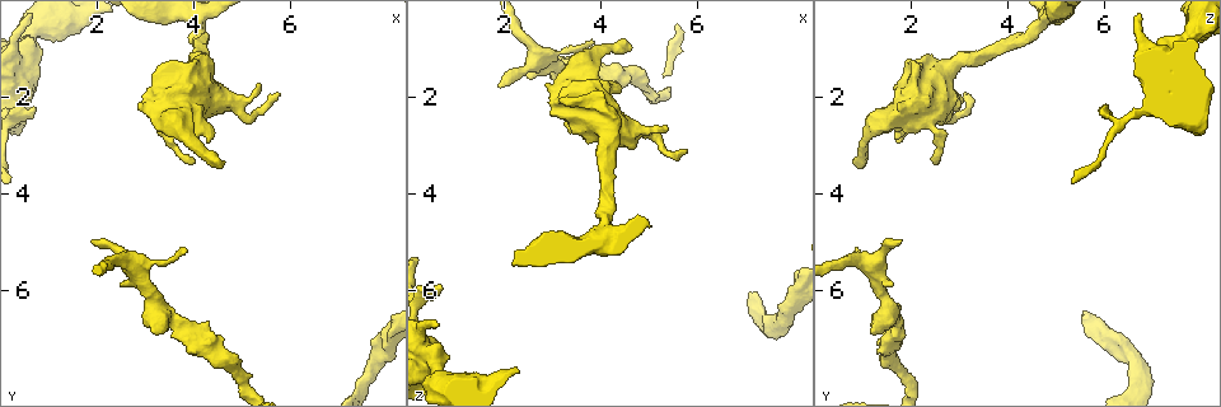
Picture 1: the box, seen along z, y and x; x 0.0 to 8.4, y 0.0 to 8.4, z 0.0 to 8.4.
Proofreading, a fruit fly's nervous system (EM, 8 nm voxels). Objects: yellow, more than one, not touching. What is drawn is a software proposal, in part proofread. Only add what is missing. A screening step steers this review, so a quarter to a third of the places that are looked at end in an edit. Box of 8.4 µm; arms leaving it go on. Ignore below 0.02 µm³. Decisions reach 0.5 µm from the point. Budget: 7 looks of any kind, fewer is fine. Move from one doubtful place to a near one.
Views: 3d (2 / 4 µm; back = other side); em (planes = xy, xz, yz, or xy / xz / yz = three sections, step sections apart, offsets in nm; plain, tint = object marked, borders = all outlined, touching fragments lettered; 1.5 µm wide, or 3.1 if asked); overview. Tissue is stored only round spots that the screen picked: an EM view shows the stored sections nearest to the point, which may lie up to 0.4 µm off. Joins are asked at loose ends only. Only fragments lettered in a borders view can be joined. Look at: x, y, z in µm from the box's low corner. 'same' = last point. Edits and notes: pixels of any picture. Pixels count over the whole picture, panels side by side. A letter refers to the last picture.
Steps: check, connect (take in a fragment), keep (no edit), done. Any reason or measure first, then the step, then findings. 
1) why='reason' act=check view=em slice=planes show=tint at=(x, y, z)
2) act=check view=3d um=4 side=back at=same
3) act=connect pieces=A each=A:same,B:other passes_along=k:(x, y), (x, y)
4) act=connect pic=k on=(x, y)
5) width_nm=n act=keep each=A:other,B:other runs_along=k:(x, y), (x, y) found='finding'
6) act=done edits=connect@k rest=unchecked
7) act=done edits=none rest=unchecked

why='an open end' act=check view=3d um=4 at=(1.90, 5.00, 1.80)

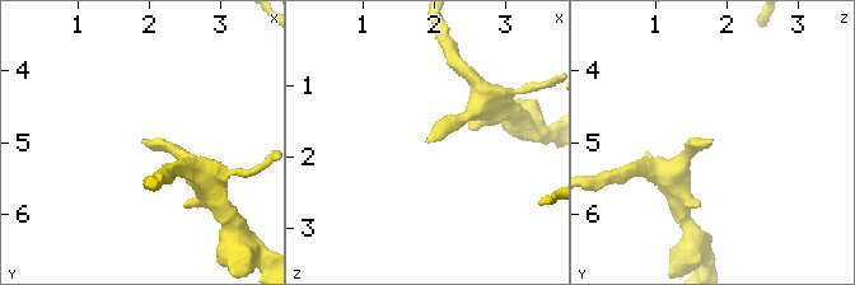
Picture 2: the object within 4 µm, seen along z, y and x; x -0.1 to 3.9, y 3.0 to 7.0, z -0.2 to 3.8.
why='need the tissue' act=check view=em slice=yz step=8 show=borders at=(1.85, 4.95, 1.80)

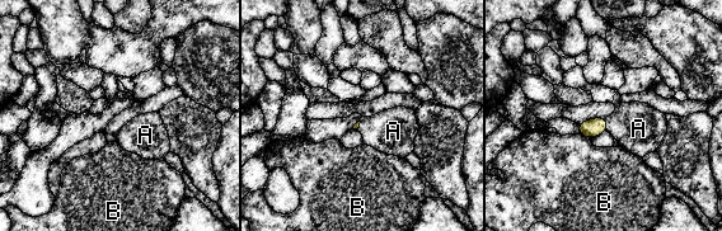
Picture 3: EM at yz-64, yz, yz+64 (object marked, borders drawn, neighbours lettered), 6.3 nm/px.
why='another direction' act=check view=em slice=planes show=borders at=same

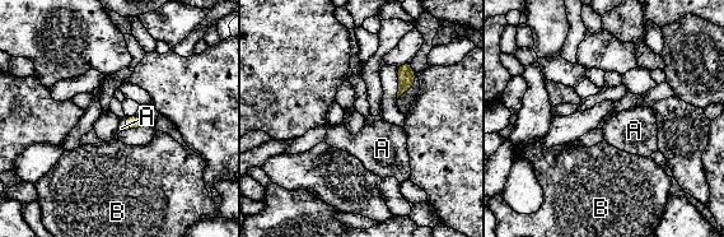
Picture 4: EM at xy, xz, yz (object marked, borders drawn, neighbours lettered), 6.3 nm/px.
act=connect pieces=A each=A:same,B:other found='it goes on there'

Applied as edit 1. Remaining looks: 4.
why='redraw' act=check view=overview

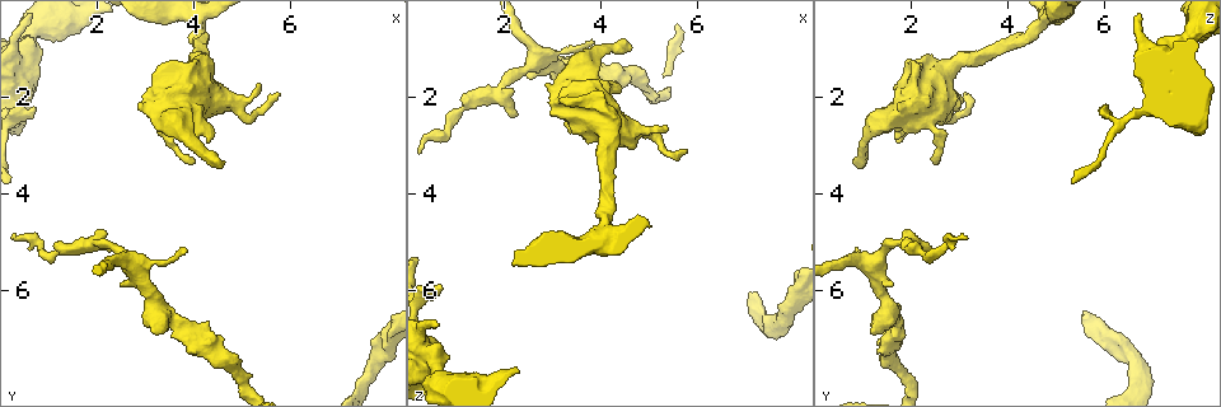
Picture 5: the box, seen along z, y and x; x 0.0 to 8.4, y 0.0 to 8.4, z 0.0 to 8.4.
act=check view=em slice=yz step=8 show=borders at=(4.60, 3.35, 0.95)

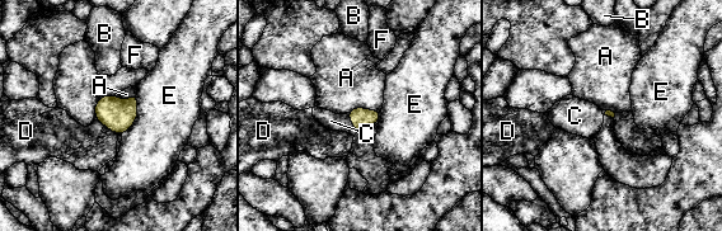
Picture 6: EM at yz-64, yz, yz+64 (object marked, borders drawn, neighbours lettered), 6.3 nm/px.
act=connect pieces=C each=A:other,B:other,C:same,D:other,E:other,F:other passes_along=6:(361, 118), (352, 123), (331, 121) found='it goes on there'

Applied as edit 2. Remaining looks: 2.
why='thin end' act=check view=em slice=xy step=8 show=borders at=(0.70, 2.25, 5.90)

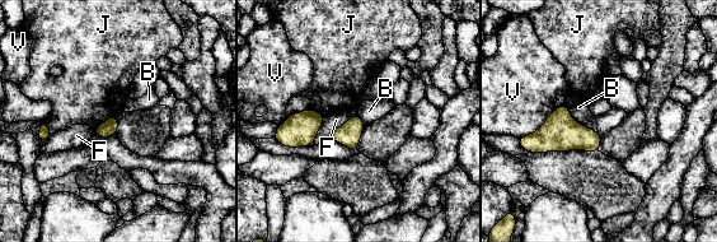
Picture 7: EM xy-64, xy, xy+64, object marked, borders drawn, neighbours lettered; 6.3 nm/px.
longest_contact=V:320nm act=keep each=B:other,F:other,J:other,V:other found='no lettered fragment goes on from it'

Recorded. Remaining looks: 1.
act=done edits=connect@4,connect@6 rest=unchecked

